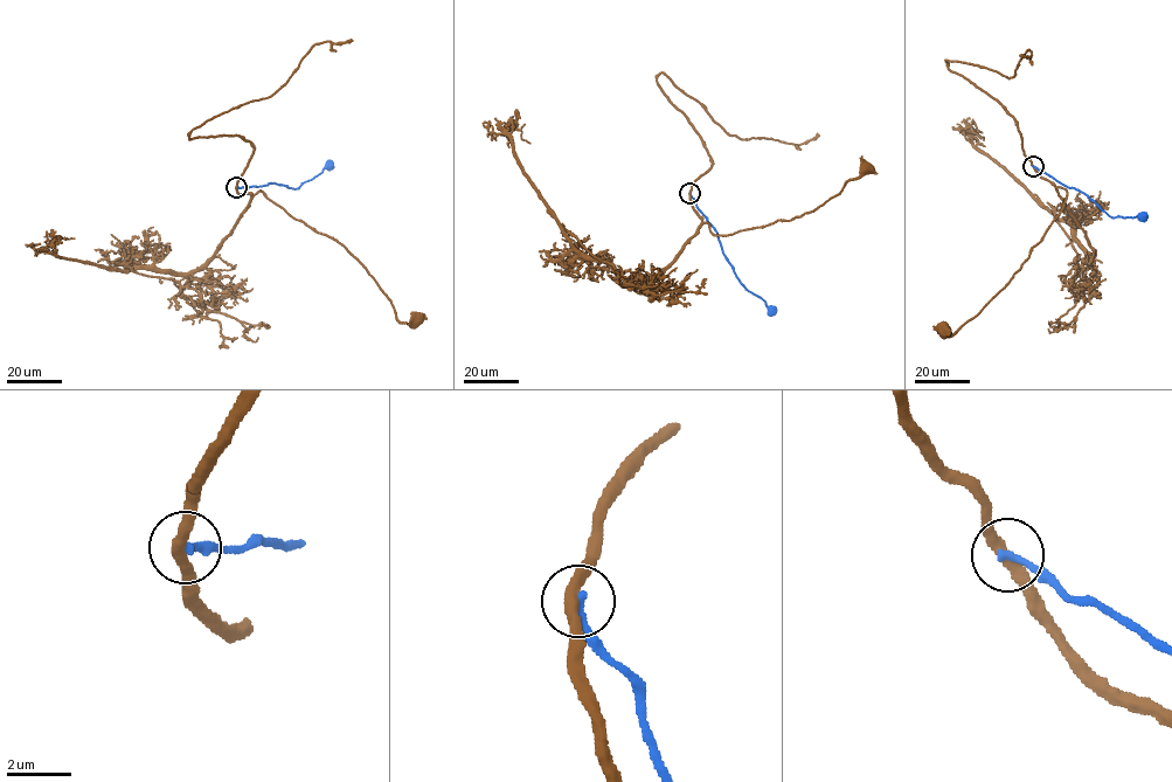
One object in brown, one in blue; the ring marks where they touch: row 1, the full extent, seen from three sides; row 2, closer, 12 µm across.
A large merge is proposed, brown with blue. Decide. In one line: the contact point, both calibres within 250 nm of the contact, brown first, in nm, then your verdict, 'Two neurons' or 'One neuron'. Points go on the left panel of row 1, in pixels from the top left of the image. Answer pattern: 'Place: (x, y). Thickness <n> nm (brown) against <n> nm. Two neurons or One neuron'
Place: (236, 187). Thickness 360 nm (brown) against 240 nm. Two neurons

